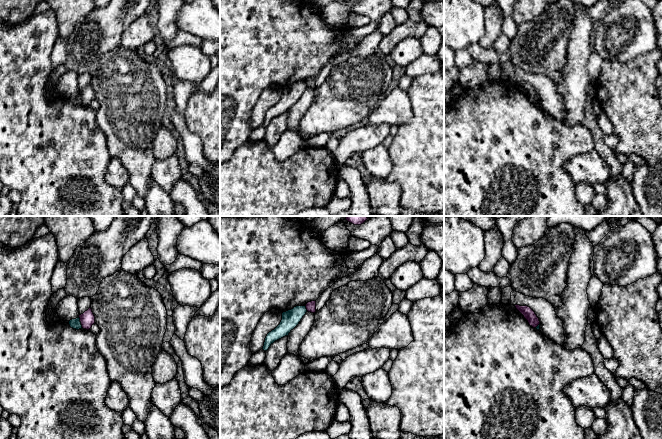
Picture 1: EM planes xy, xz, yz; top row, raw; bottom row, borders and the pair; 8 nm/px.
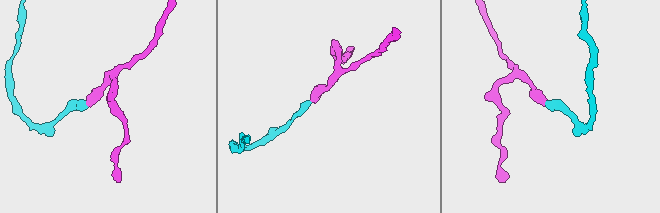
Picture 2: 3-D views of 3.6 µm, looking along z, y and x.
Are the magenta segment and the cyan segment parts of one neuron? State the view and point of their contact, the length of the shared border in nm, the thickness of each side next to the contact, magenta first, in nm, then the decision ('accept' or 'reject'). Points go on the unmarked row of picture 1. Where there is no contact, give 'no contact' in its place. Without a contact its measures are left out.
xy (81, 99) | 100 nm | 120/80 nm | reject

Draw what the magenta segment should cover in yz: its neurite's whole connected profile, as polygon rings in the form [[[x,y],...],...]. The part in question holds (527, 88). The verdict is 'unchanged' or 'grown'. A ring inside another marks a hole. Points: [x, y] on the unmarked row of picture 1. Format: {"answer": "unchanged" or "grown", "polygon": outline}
{"answer": "unchanged", "polygon": [[[515,81],[516,85],[524,92],[524,94],[528,97],[529,101],[533,104],[536,104],[539,100],[539,94],[535,90],[535,88],[528,82],[520,82]]]}

